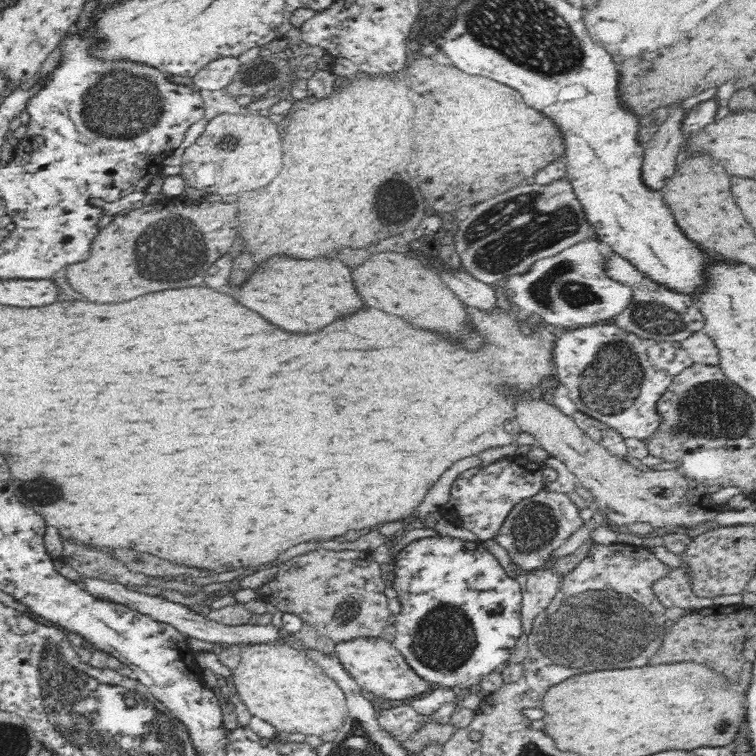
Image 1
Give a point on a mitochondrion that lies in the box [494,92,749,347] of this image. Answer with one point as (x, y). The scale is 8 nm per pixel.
(559, 284)

